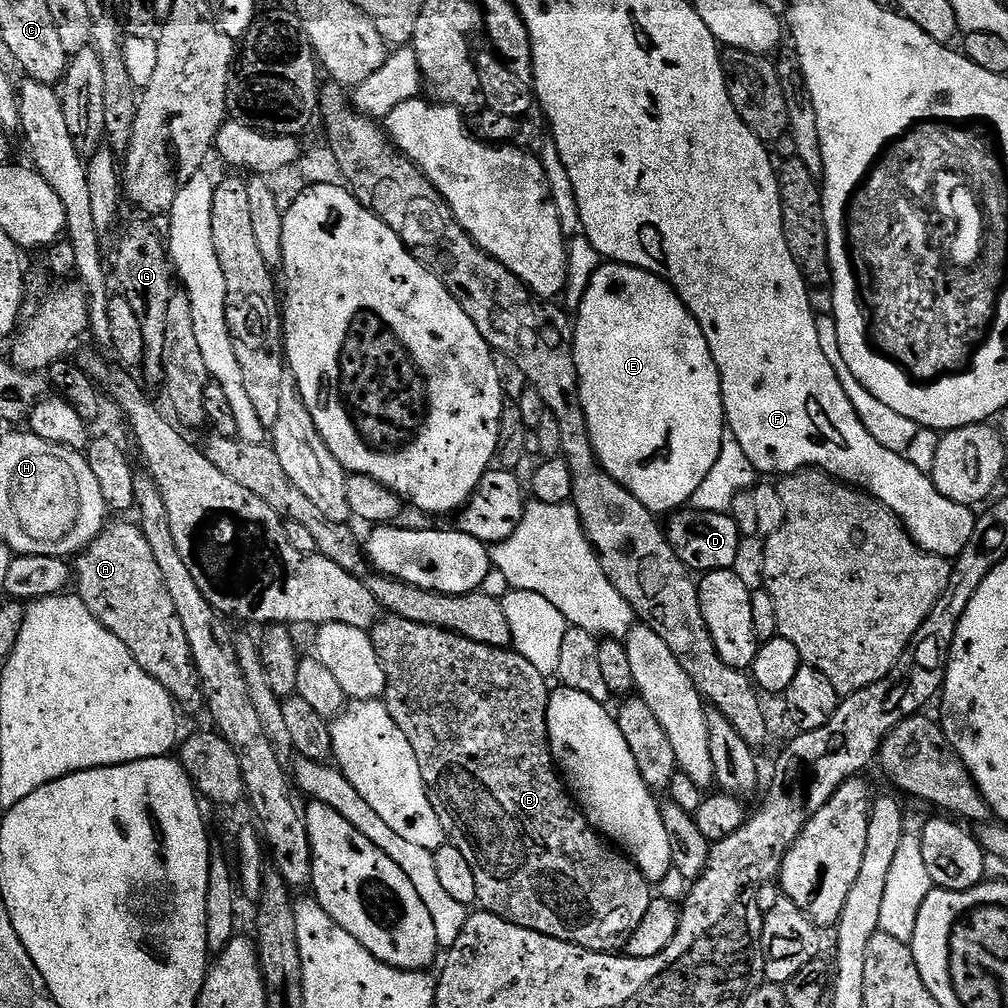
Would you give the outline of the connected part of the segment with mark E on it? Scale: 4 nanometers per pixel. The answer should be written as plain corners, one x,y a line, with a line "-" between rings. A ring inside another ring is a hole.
604,262
594,274
594,278
590,278
590,286
575,313
572,341
574,342
574,362
580,379
582,410
590,426
590,442
594,446
596,459
600,461
601,468
606,474
610,474
610,478
626,486
630,494
634,494
634,498
638,498
638,502
642,502
642,506
649,508
653,514
661,514
660,512
672,514
683,509
691,501
698,486
702,486
706,474
710,474
714,462
718,462
718,454
722,450
726,431
718,366
710,354
710,346
706,342
706,334
702,334
702,326
698,326
694,314
690,314
690,310
682,302
680,295
668,285
667,280
629,264

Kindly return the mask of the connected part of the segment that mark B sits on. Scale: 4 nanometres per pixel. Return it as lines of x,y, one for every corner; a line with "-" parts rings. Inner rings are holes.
385,615
370,629
370,635
374,650
382,662
382,670
386,674
382,703
390,718
394,718
398,730
406,734
406,742
414,746
414,758
418,758
418,770
422,770
422,782
428,791
430,806
434,806
434,814
438,814
438,822
442,822
447,843
462,850
466,862
470,862
474,870
479,907
485,912
493,912
504,920
514,922
514,926
522,926
526,930
558,938
562,942
577,944
586,950
612,954
623,949
625,938
636,932
642,918
646,918
646,910
650,910
650,902
654,899
654,888
623,852
614,850
609,841
588,825
580,805
572,799
553,761
552,747
548,745
549,681
515,650
486,646
444,628
410,622
401,616

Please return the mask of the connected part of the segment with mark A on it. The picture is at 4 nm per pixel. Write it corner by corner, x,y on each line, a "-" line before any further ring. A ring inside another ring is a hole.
109,523
104,533
90,547
79,553
74,560
74,588
87,608
130,650
134,662
153,676
172,696
173,701
181,709
188,712
205,711
204,691
200,685
200,675
196,662
190,652
190,642
186,638
186,630
182,628
182,618
178,616
174,601
170,598
170,590
158,570
158,561
150,551
150,542
146,542
146,534
140,529
139,523

